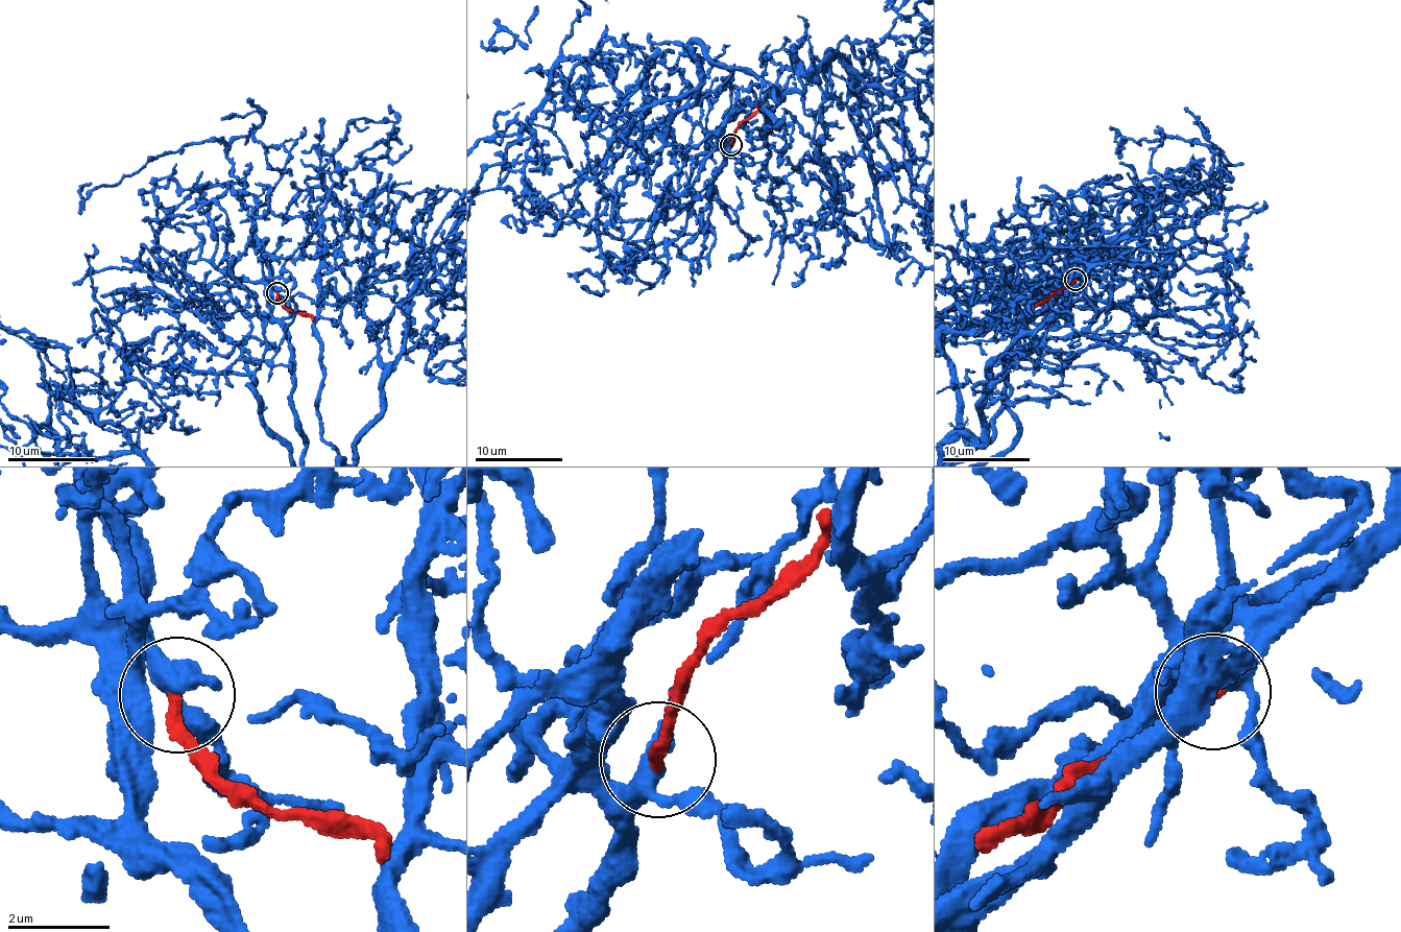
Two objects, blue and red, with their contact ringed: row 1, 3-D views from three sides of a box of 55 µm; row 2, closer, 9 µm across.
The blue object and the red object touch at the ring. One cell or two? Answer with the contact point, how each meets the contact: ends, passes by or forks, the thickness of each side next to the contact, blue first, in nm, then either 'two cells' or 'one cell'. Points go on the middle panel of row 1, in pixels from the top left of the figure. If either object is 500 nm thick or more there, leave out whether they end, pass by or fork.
(730, 145) | blue forks | red ends | 320/240 nm | one cell

